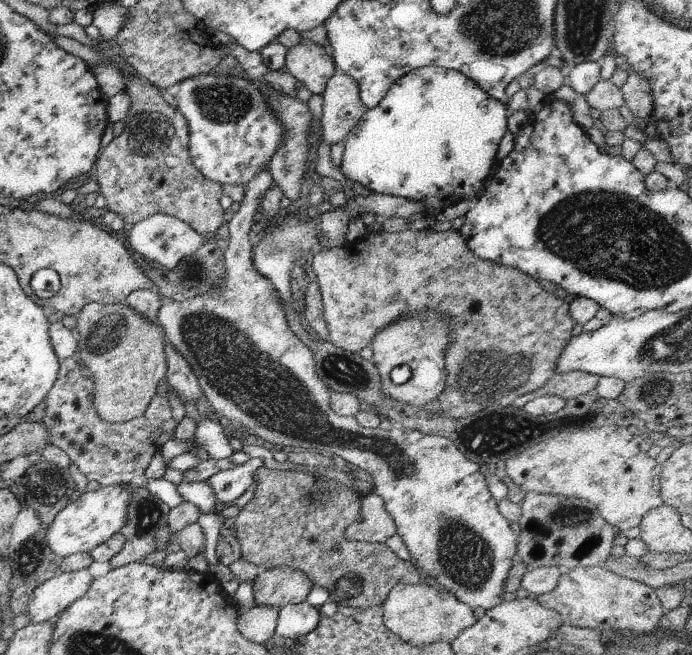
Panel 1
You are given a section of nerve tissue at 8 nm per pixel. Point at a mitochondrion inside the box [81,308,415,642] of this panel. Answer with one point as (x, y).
(107, 333)

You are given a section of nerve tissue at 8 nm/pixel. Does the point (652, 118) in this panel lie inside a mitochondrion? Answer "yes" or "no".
no

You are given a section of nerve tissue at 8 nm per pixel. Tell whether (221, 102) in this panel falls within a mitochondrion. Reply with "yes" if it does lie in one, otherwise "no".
yes

